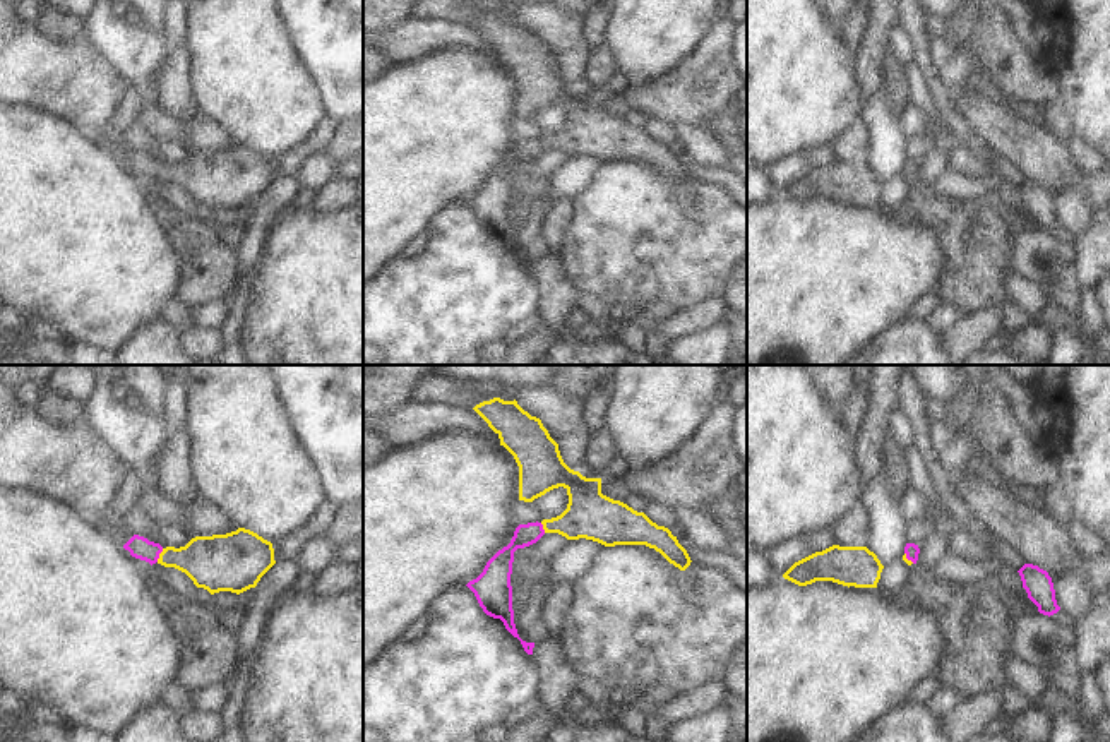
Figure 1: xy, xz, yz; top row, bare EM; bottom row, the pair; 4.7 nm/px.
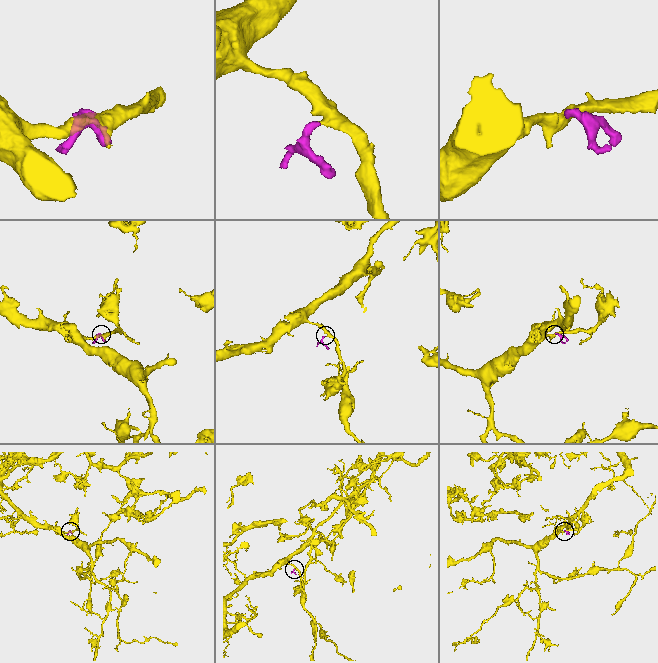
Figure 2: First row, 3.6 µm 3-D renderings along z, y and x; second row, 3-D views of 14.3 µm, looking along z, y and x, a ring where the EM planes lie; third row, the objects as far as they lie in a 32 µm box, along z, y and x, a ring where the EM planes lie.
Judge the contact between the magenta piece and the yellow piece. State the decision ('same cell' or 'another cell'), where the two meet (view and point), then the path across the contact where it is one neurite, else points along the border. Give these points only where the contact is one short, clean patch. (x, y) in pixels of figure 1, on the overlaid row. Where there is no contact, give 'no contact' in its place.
same cell; meets magenta in xy at (158, 556); runs through xy (139, 547), (158, 556), (209, 561)

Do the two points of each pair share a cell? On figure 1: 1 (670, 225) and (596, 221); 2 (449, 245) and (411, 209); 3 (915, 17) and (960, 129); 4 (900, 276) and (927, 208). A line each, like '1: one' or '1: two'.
1: one
2: two
3: one
4: two

